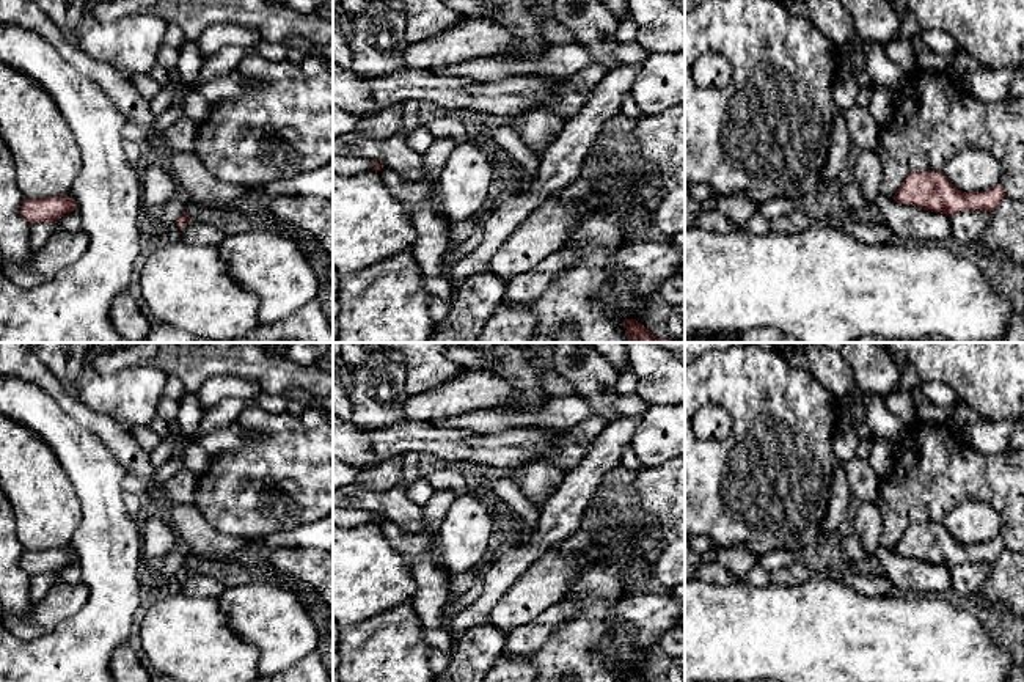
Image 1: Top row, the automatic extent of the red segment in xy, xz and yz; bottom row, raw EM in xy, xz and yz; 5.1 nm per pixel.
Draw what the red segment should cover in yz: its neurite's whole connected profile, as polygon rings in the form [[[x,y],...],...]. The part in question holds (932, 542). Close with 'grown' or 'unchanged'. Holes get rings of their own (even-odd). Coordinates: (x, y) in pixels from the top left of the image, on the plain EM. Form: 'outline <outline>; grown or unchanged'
outline [[[928,522],[909,525],[895,544],[894,552],[952,569],[964,563],[993,566],[1005,548],[1007,545],[1000,536],[983,544],[966,545],[958,542],[944,523]]]; unchanged

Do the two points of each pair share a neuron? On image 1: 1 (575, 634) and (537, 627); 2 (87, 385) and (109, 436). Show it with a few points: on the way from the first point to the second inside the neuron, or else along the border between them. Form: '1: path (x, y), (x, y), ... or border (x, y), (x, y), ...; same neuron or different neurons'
1: border (581, 605), (531, 659); different neurons
2: border (71, 390), (84, 403), (112, 417), (129, 432); different neurons

